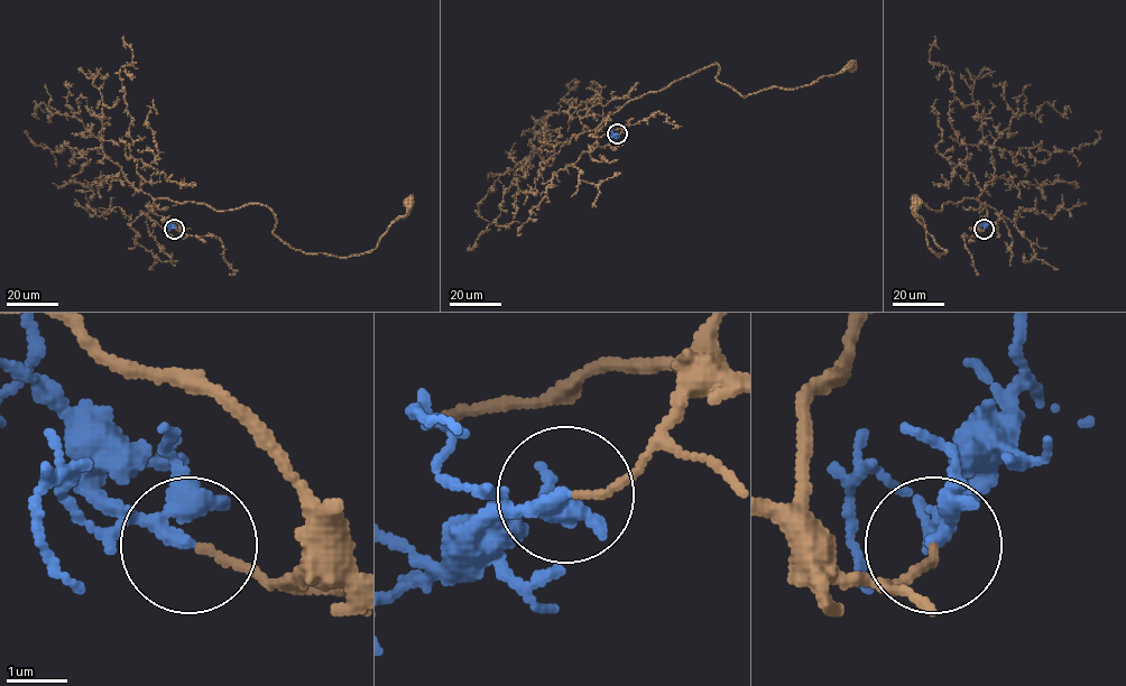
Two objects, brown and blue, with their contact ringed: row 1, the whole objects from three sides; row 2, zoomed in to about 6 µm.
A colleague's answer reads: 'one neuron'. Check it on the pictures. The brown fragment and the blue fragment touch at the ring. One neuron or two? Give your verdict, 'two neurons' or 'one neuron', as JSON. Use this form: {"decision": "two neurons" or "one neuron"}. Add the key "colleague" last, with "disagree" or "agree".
{"decision": "two neurons", "colleague": "disagree"}

